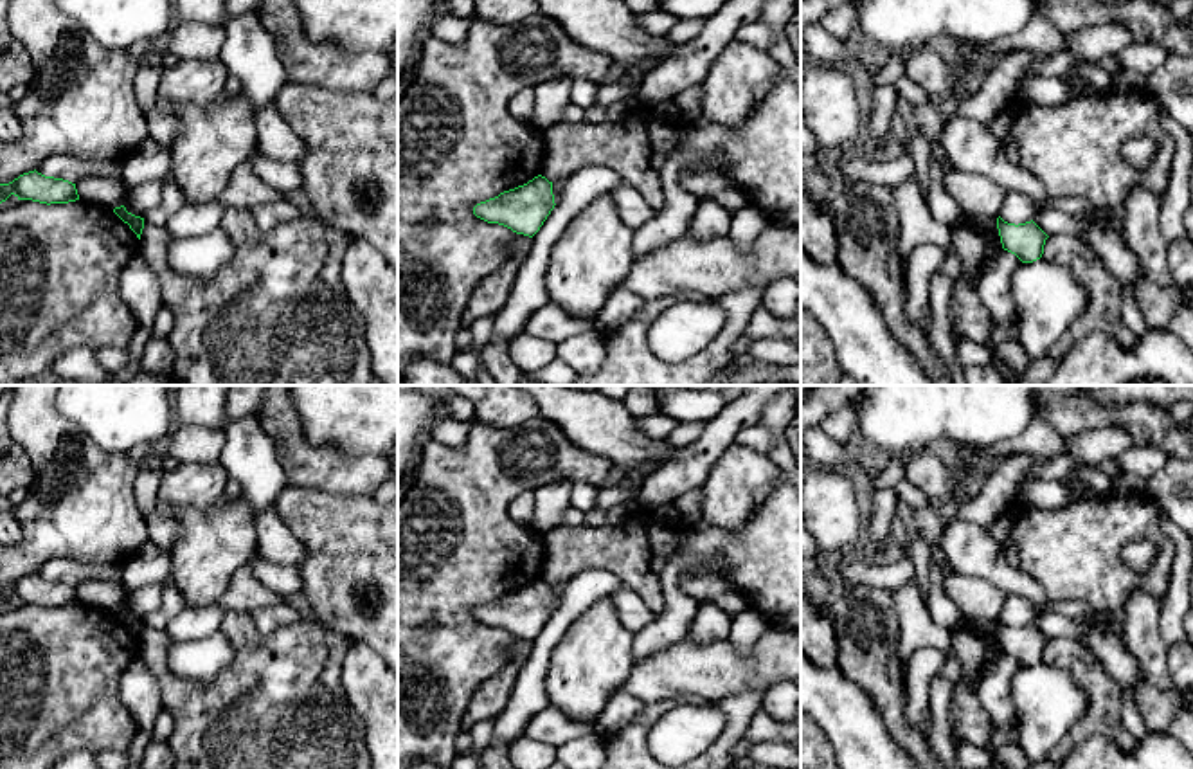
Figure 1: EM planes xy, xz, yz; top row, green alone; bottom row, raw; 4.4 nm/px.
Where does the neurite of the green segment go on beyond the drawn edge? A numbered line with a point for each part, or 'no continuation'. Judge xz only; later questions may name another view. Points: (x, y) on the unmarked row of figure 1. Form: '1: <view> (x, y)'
no continuation

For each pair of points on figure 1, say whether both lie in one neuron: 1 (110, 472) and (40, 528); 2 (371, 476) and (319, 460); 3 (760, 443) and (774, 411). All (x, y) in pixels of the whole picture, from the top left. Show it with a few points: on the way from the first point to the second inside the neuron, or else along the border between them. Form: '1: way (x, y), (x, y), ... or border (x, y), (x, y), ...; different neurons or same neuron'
1: way (92, 490), (58, 521); same neuron
2: way (358, 476), (344, 476), (331, 470); same neuron
3: border (760, 424), (776, 434), (776, 442), (765, 452); different neurons

